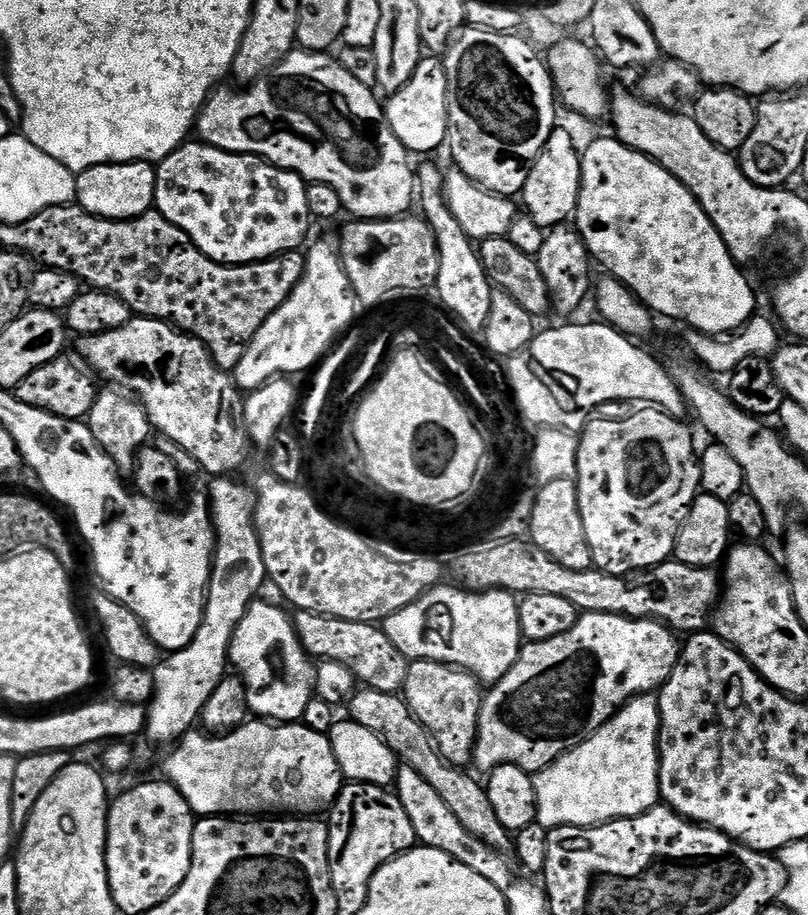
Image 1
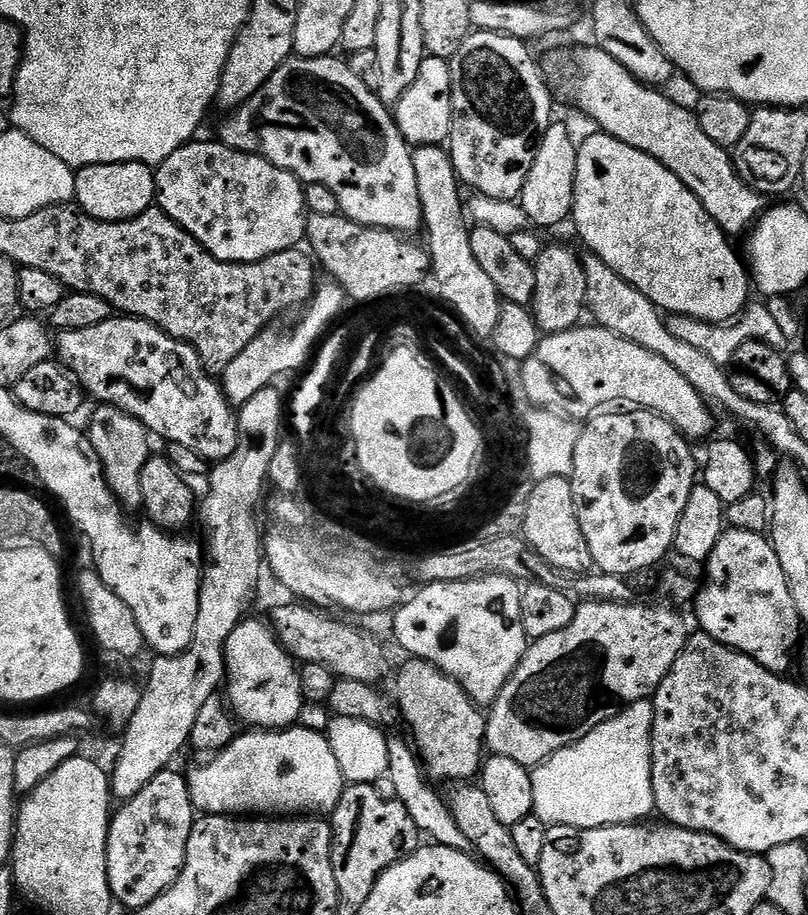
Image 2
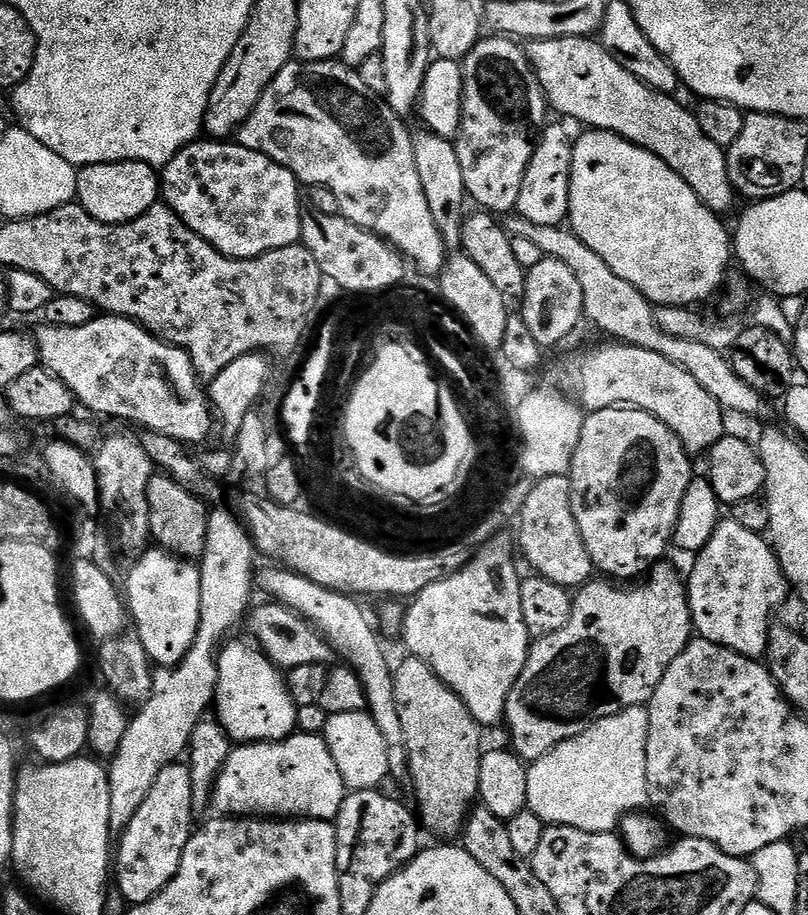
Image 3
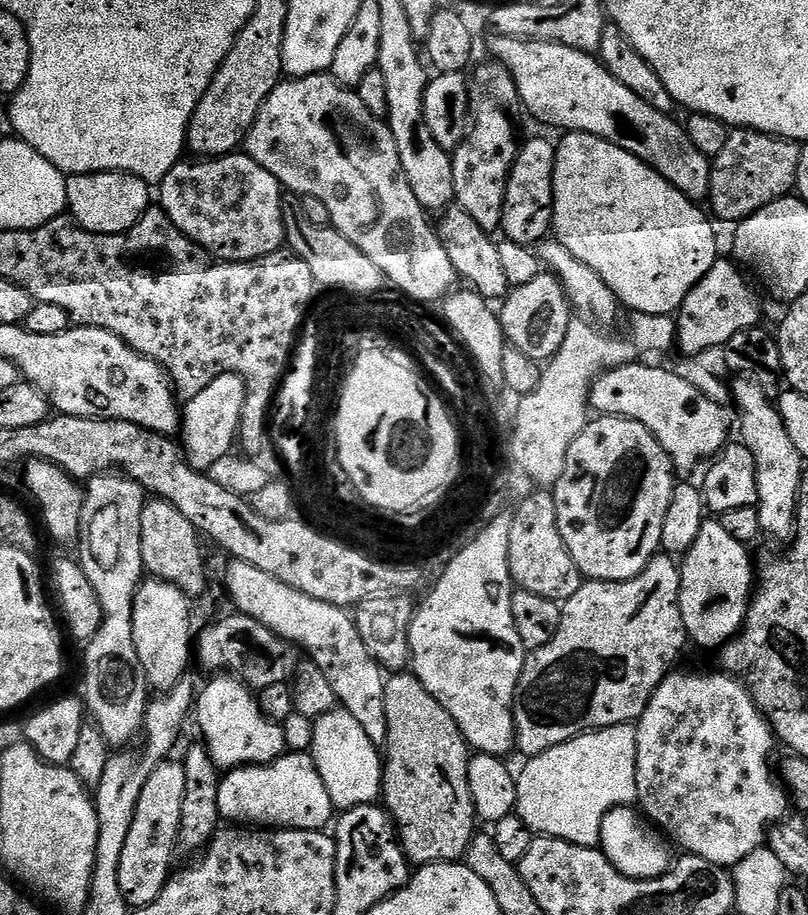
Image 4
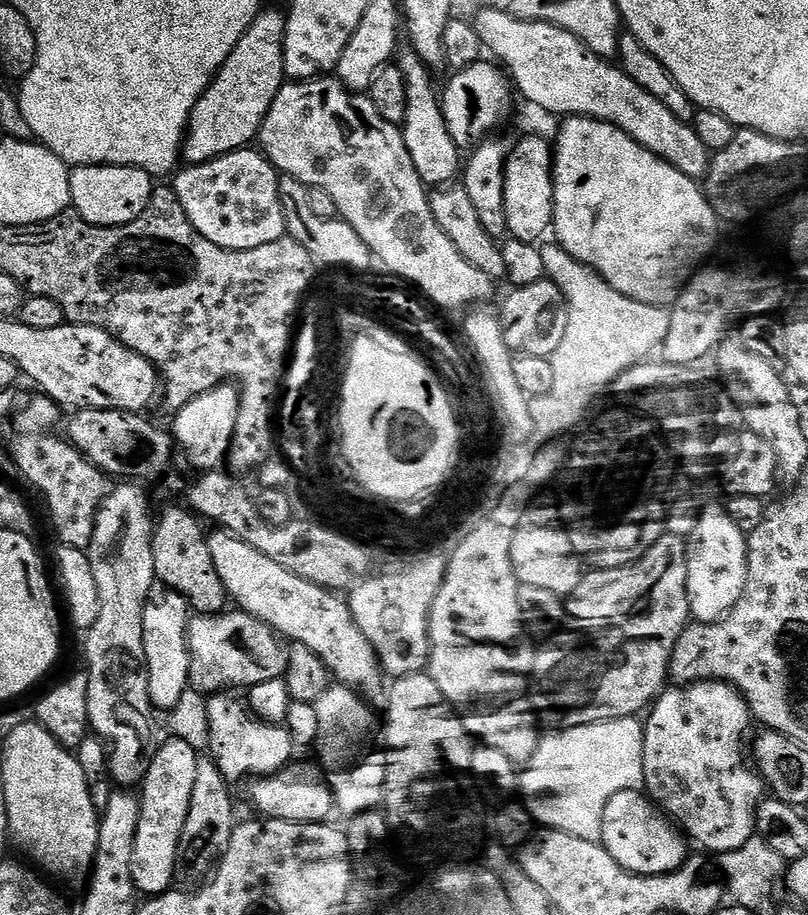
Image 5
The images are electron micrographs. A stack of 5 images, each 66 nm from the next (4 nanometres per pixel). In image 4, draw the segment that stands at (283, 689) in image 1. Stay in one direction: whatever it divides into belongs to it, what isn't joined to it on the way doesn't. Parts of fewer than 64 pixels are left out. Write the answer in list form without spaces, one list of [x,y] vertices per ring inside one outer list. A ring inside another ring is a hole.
[[[236,674],[213,676],[216,677],[199,693],[194,706],[194,720],[200,723],[200,728],[204,731],[203,739],[217,767],[231,770],[283,756],[286,751],[285,725],[273,720],[264,711],[257,693],[255,696]]]

